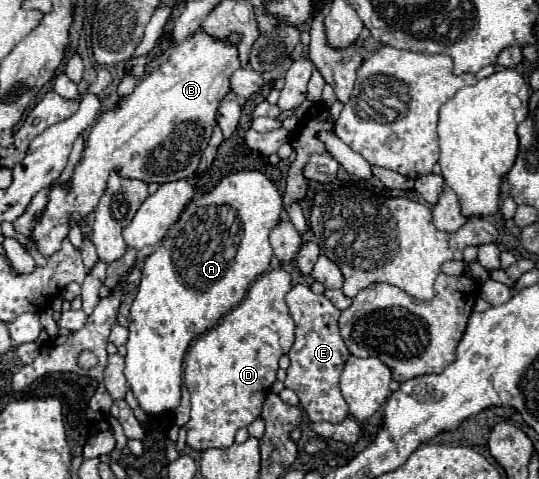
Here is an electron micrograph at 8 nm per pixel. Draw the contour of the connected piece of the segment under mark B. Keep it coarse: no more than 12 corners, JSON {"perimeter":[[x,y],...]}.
{"perimeter":[[195,33],[99,115],[33,229],[49,257],[117,169],[193,177],[237,49]]}

